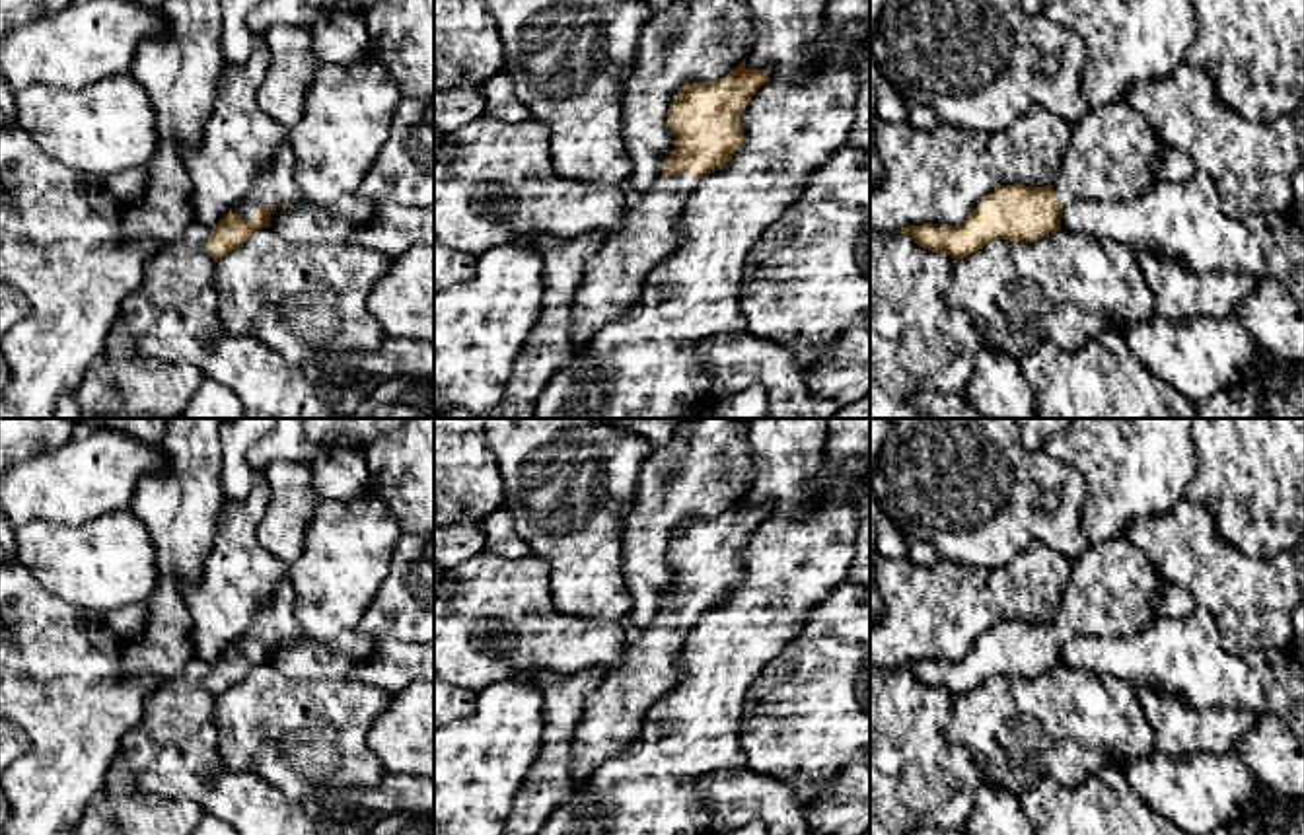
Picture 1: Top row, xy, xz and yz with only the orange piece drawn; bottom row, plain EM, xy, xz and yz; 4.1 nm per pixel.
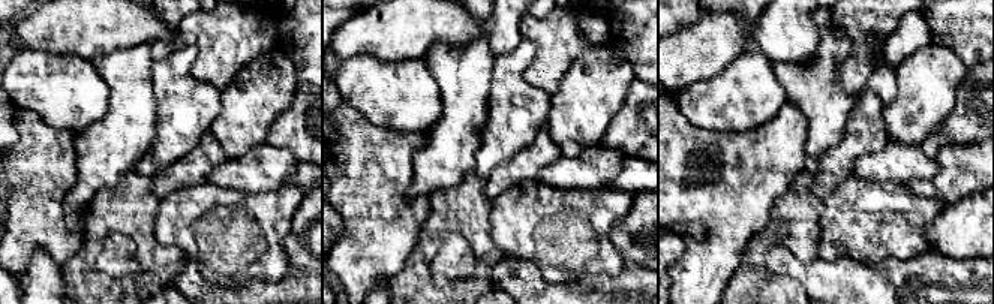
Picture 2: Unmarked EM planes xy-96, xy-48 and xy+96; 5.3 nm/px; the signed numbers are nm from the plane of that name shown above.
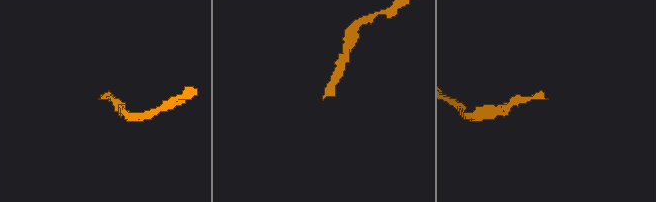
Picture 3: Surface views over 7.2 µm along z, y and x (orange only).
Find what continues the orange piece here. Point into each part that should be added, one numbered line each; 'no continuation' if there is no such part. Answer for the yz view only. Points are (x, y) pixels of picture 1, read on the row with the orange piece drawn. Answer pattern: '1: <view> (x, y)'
1: yz (1112, 156)

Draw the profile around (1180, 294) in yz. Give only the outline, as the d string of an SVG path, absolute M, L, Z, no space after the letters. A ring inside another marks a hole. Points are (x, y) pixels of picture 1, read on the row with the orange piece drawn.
M1133 247L1154 296L1154 311L1172 321L1224 319L1248 298L1257 278L1236 272L1195 272L1148 247Z

